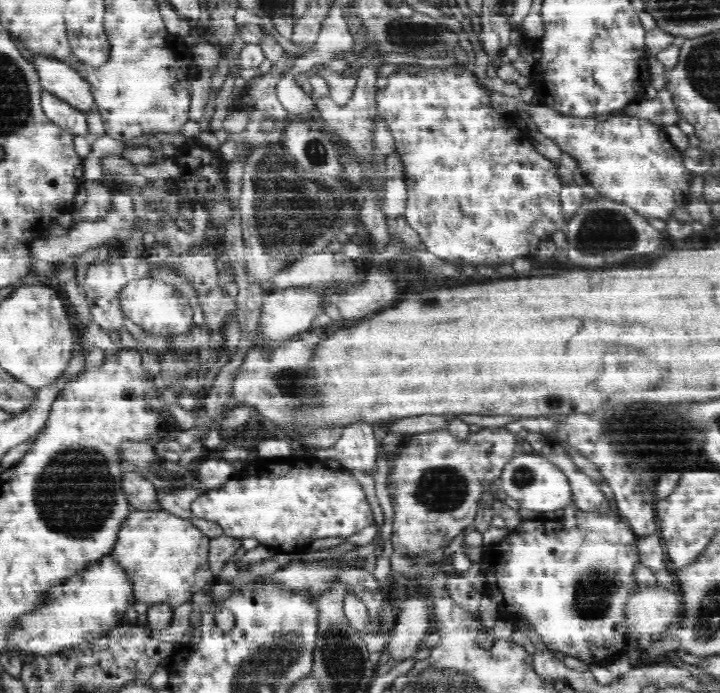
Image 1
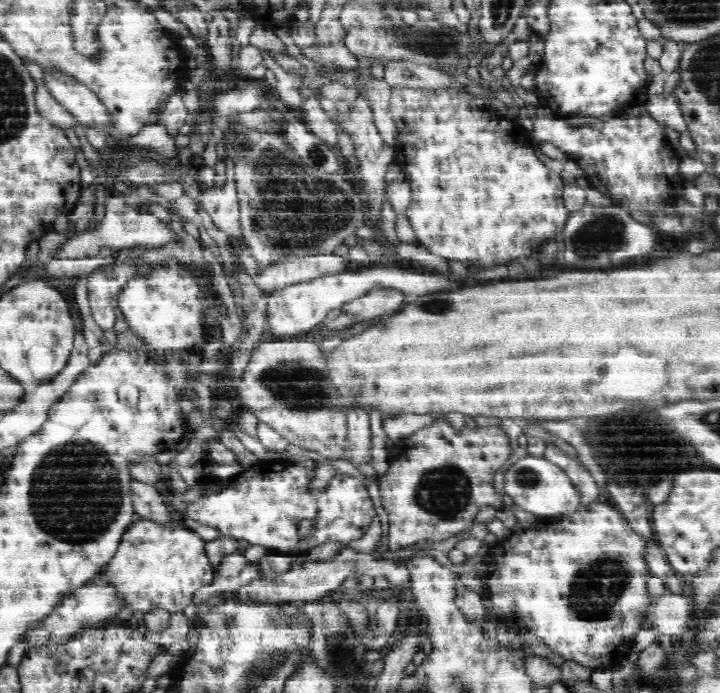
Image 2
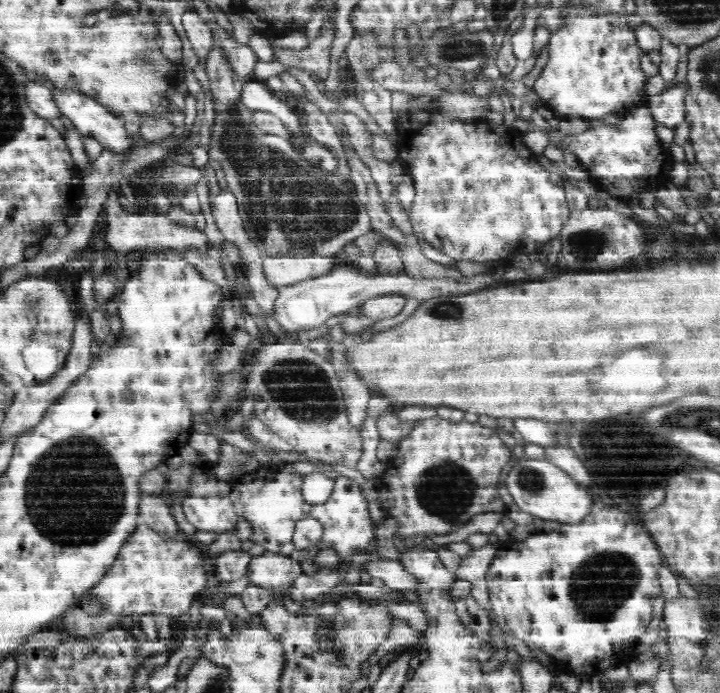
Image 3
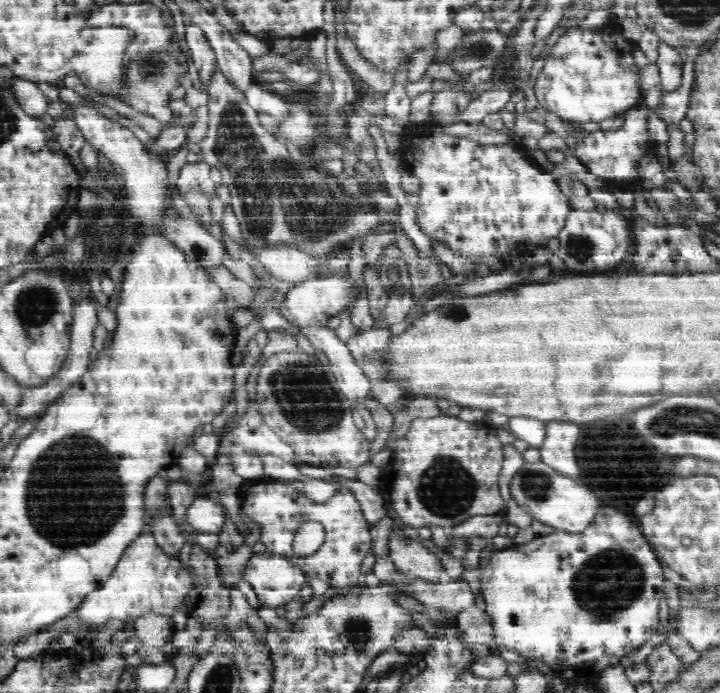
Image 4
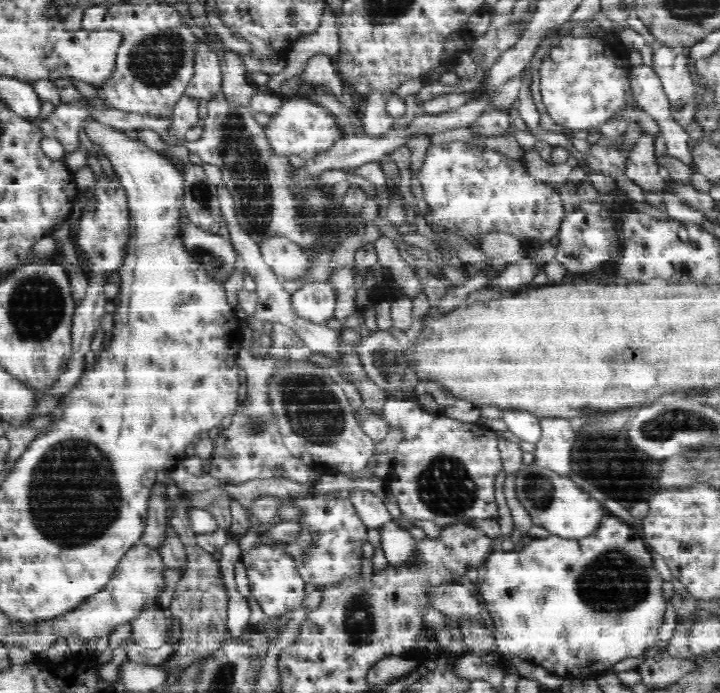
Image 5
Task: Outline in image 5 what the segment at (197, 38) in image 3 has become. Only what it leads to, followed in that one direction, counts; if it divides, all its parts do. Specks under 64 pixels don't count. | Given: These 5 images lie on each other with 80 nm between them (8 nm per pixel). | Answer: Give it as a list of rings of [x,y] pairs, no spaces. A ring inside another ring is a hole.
[[[196,40],[196,58],[194,58],[194,76],[186,86],[184,93],[199,100],[212,100],[214,94],[222,88],[222,69],[216,50],[210,49],[204,41]]]

